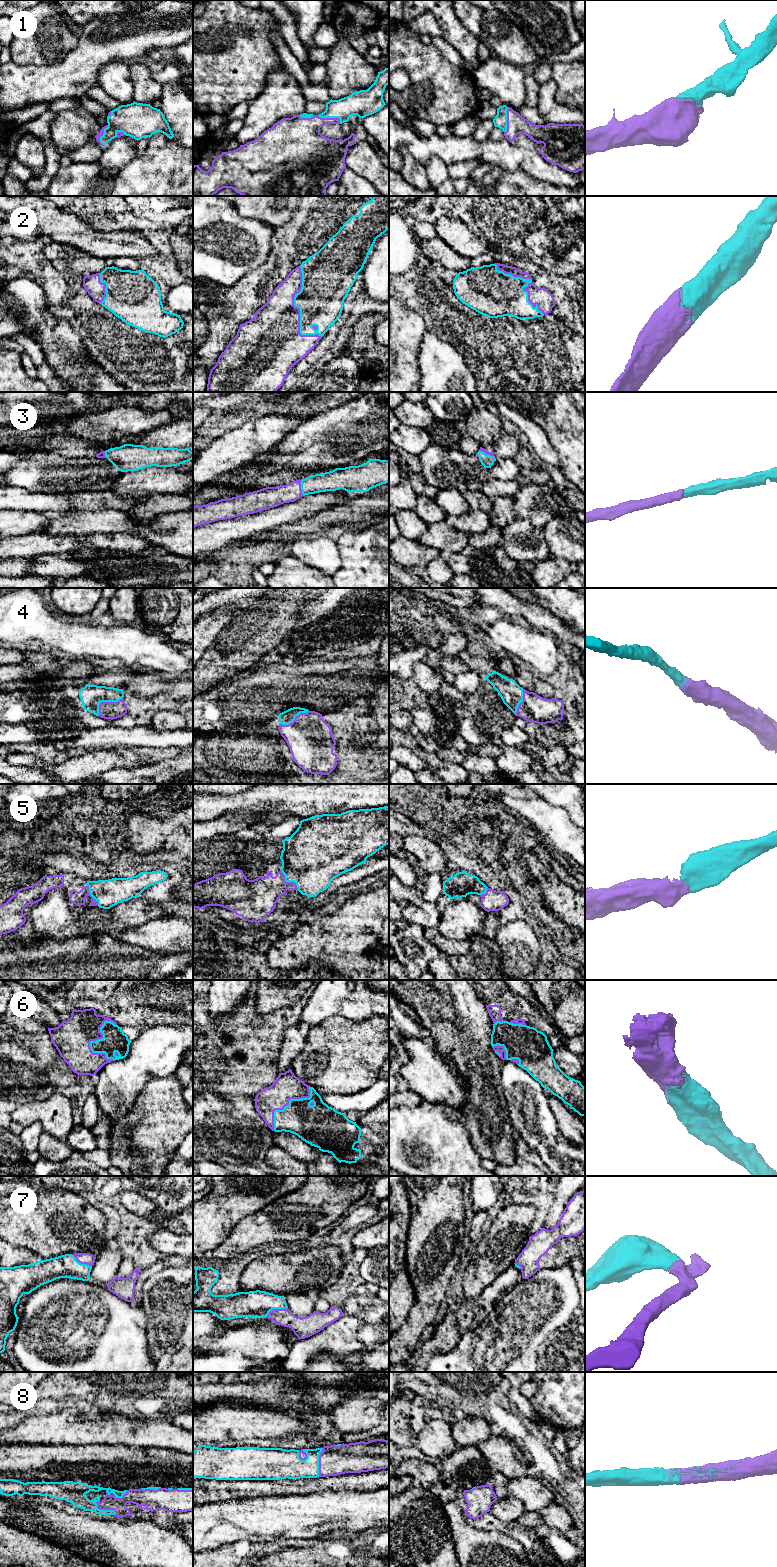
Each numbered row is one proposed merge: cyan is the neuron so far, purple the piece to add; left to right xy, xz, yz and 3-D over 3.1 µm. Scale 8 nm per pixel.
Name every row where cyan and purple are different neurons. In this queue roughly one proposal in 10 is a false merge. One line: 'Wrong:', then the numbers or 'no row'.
Wrong: no row

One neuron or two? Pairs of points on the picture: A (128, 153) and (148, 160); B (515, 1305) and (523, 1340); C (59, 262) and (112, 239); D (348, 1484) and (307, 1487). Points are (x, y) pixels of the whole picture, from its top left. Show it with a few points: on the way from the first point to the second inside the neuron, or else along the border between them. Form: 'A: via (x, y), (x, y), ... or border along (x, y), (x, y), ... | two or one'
A: border along (136, 156), (119, 170) | two
B: via (517, 1314), (517, 1331) | one
C: border along (61, 243), (72, 245), (81, 251), (104, 259) | two
D: via (338, 1483), (317, 1484) | one

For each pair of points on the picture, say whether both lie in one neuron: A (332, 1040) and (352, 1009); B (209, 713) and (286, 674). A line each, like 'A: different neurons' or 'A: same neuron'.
A: different neurons
B: same neuron

